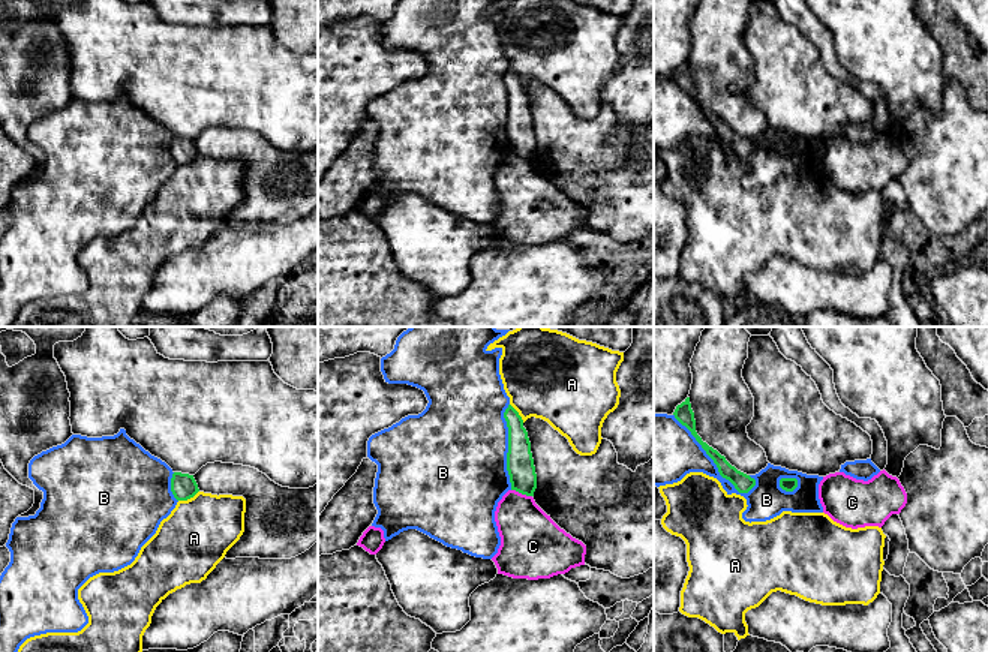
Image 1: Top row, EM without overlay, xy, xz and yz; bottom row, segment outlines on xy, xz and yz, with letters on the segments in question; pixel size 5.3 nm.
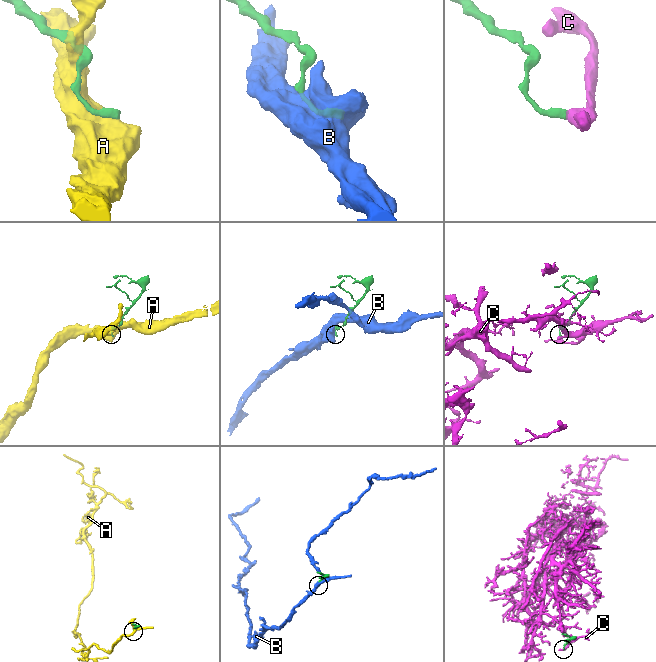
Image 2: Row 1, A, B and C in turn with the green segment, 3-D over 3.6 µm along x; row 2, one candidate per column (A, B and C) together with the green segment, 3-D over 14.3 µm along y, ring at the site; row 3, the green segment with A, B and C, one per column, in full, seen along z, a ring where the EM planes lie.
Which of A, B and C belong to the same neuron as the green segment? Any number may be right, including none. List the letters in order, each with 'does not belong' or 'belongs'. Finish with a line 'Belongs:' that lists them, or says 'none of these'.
A: does not belong
B: does not belong
C: does not belong
Belongs: none of these

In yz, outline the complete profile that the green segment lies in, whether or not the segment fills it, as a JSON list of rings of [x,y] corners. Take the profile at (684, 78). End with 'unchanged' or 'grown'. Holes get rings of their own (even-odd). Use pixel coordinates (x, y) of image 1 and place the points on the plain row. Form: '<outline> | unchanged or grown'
[[[687,61],[681,69],[676,70],[673,79],[682,90],[685,90],[691,96],[691,99],[702,109],[706,118],[714,124],[720,139],[729,144],[739,157],[748,157],[756,150],[754,142],[732,130],[724,120],[721,120],[717,114],[703,106],[702,102],[697,99],[690,61]]] | unchanged

